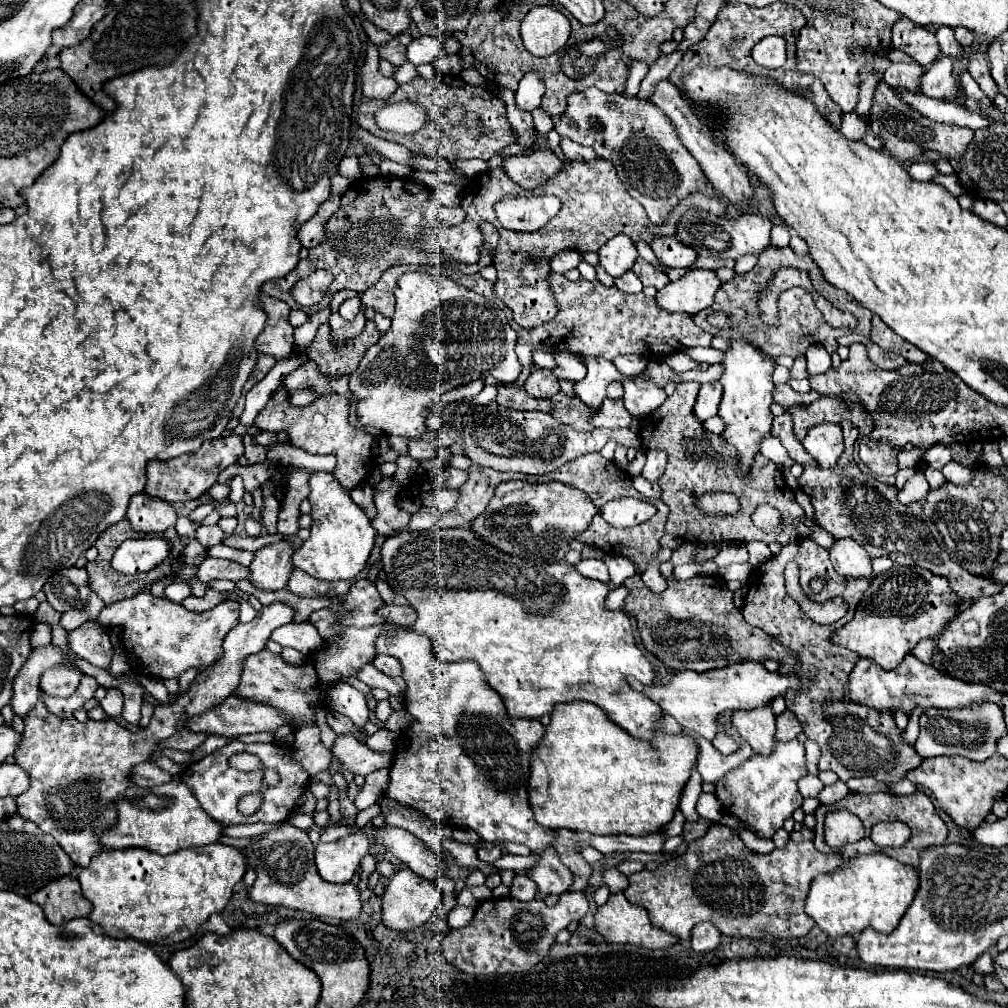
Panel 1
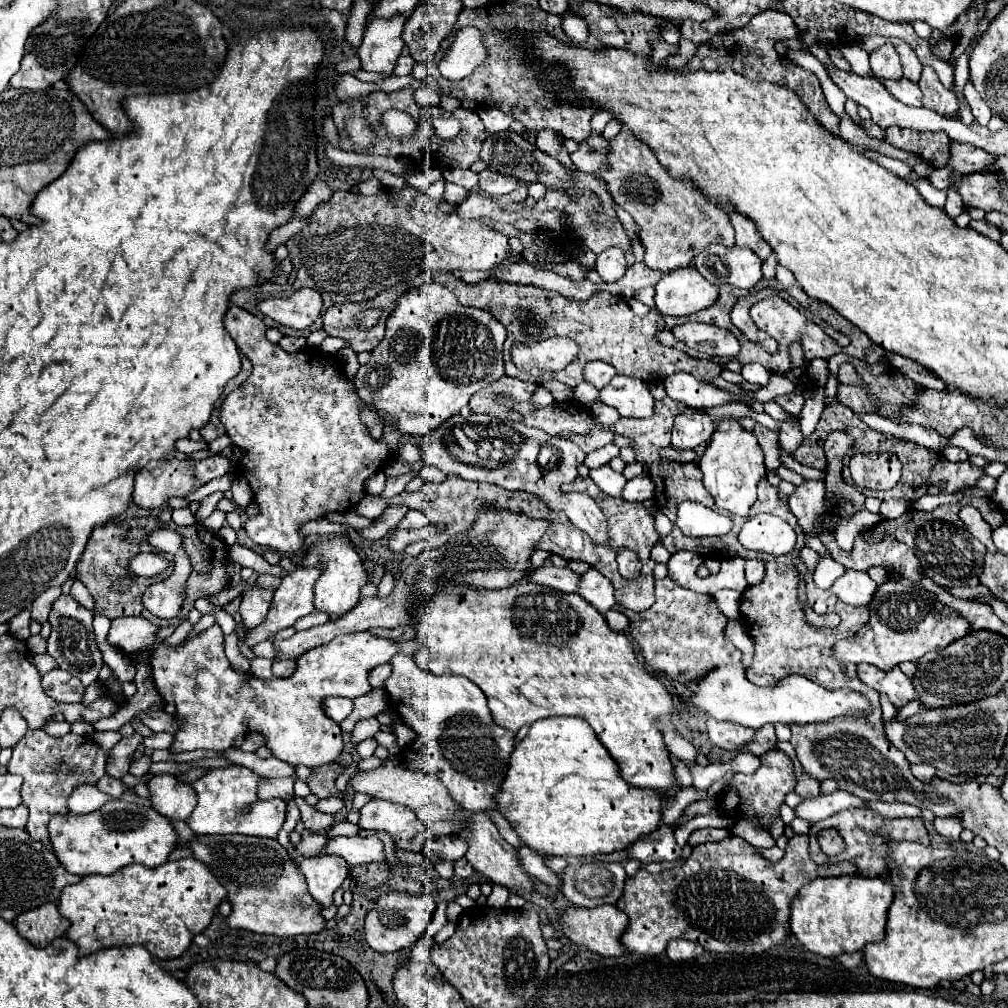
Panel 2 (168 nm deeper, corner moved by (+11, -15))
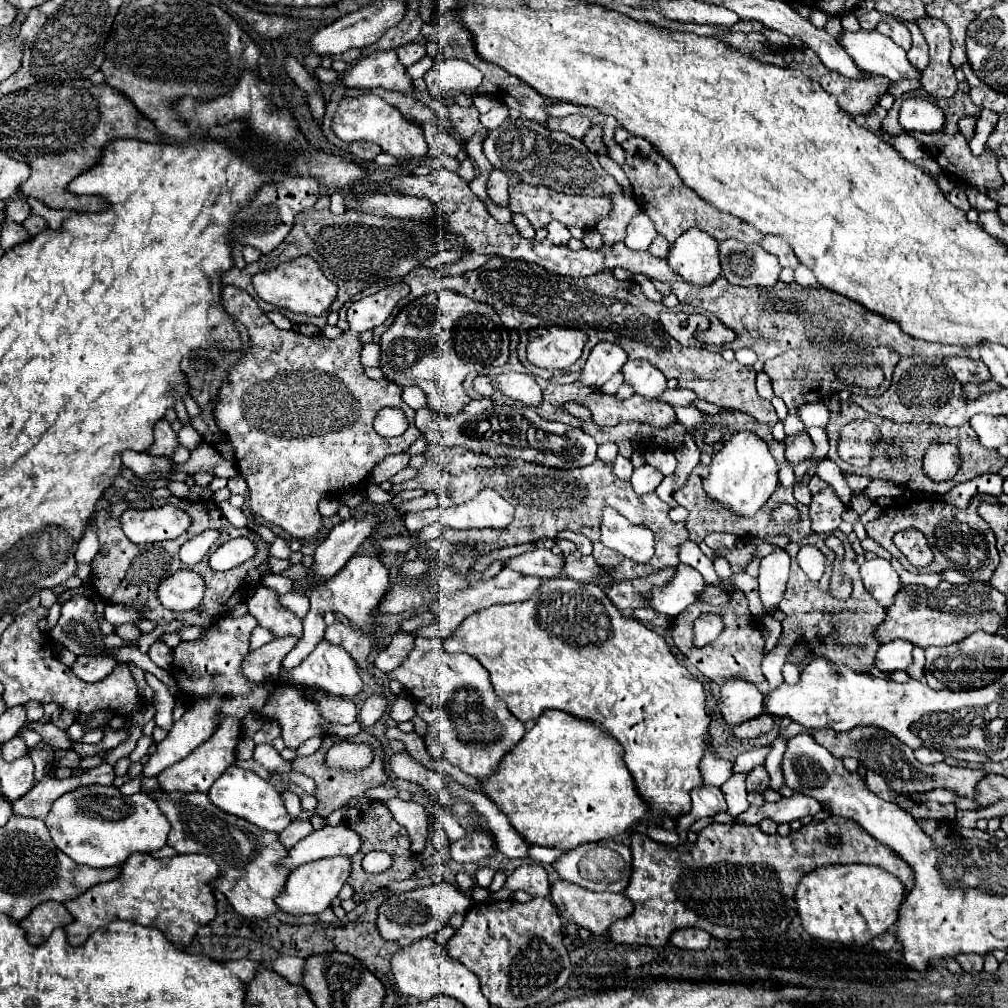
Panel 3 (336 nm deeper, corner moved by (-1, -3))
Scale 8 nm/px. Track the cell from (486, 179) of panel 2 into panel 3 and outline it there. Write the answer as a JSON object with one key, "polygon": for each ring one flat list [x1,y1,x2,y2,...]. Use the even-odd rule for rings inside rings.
{"polygon":[[493,169,489,175,489,181,487,181,489,197,499,205,507,205,507,195,509,195,507,189,509,189,509,177,503,171]]}

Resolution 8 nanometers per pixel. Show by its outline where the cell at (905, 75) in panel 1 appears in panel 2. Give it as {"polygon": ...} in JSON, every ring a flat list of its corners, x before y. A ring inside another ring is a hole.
{"polygon":[[885,43,883,47,875,49,869,57,871,57,871,69,875,71,875,75,885,79,899,79,903,75,899,55,895,47,891,47,891,43]]}

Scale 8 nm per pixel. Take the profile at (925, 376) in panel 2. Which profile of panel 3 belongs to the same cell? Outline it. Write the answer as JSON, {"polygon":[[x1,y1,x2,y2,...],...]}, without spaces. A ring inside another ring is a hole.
{"polygon":[[951,357,951,359,943,359,943,363,953,369,959,383,983,383,983,381,991,379,991,375,987,371,987,365,979,359]]}

